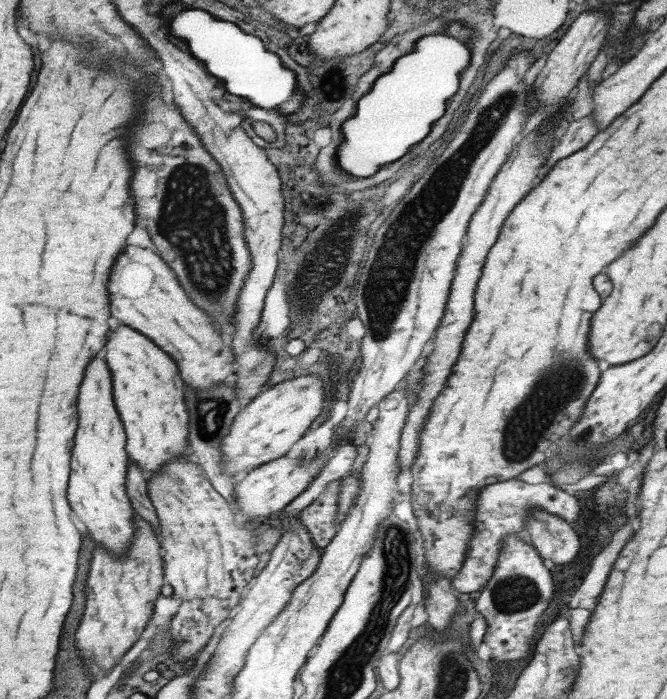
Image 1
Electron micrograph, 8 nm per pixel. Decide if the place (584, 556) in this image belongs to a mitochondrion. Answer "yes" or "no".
no

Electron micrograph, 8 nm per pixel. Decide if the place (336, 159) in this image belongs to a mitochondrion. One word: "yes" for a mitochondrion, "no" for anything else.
no

